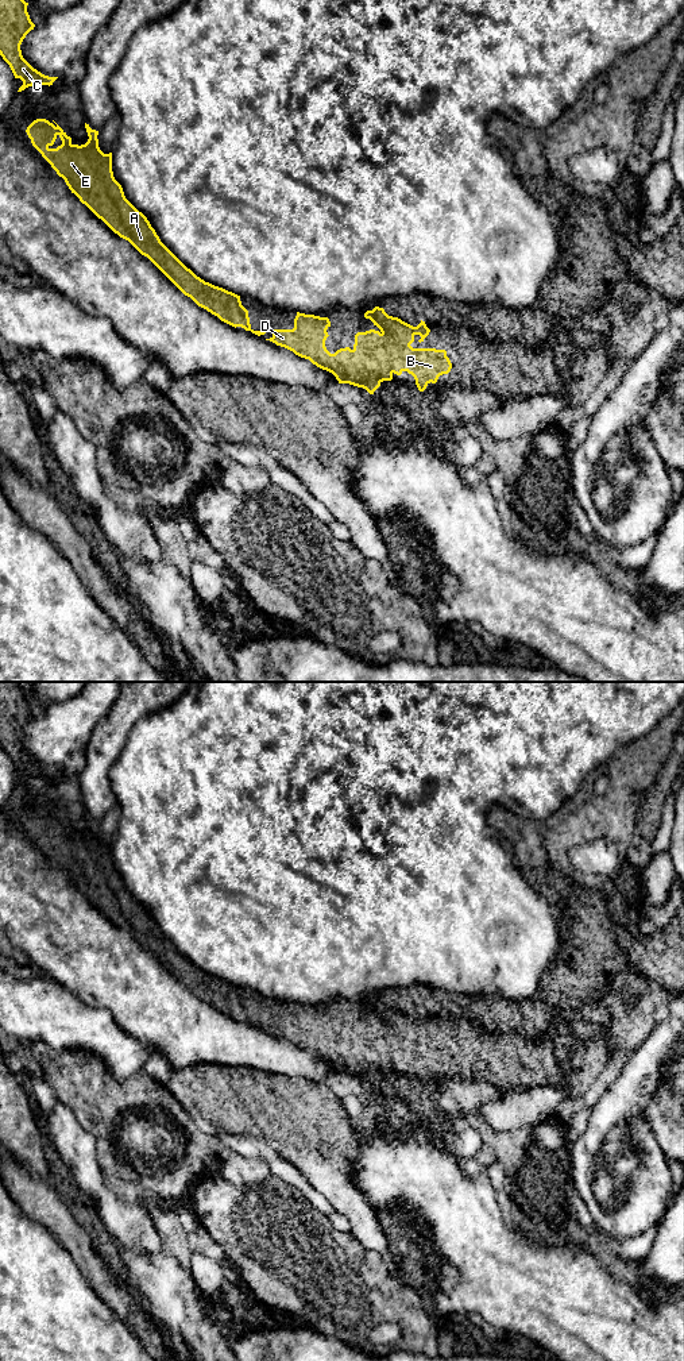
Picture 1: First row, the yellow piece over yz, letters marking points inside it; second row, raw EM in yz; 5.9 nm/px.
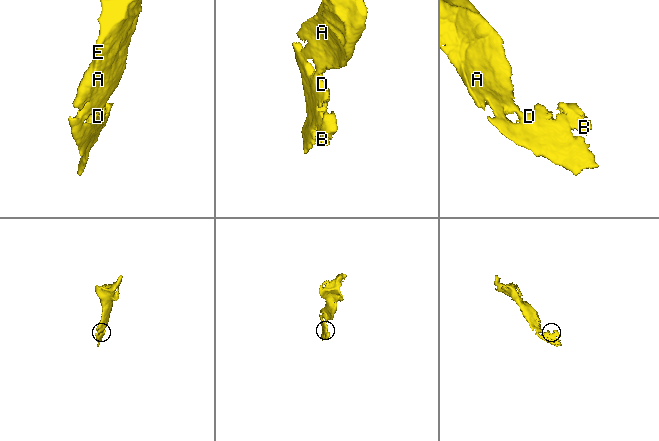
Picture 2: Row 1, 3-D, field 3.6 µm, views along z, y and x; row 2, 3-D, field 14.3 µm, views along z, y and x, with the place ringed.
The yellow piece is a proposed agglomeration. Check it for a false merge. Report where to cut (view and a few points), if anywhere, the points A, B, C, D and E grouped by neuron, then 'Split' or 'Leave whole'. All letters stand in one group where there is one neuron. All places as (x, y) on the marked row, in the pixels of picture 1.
No split. Groups: A B C D E. Leave whole

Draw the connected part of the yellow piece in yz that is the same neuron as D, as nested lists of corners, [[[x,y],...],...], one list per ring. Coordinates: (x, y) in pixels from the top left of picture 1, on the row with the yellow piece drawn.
[[[379,306],[367,311],[364,317],[370,319],[379,329],[358,332],[352,350],[345,347],[331,354],[325,347],[325,340],[329,336],[326,332],[331,327],[329,319],[300,312],[297,312],[294,319],[293,329],[274,329],[273,336],[266,340],[285,347],[301,358],[309,359],[317,367],[332,373],[339,383],[363,388],[370,394],[374,394],[383,381],[391,381],[394,374],[401,375],[403,371],[414,377],[420,392],[424,392],[430,382],[436,383],[440,375],[451,371],[452,363],[445,350],[413,348],[410,346],[416,335],[421,336],[420,343],[429,335],[430,329],[425,321],[421,320],[417,327],[413,327],[398,317],[389,316]]]

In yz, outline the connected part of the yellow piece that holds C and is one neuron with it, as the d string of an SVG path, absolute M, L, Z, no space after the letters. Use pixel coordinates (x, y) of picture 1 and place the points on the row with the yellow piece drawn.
M0 0L0 55L23 85L18 92L35 84L53 85L58 77L49 77L34 69L22 55L20 45L34 30L24 0Z

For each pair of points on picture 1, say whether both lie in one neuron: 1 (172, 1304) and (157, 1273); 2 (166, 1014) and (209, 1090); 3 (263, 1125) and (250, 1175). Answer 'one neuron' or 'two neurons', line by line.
1: one neuron
2: two neurons
3: two neurons

